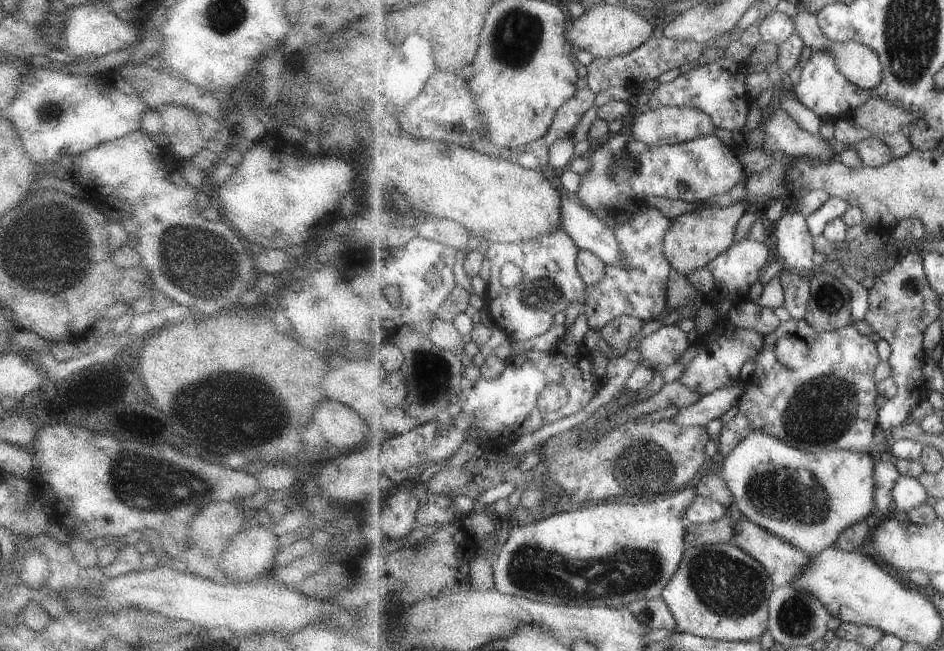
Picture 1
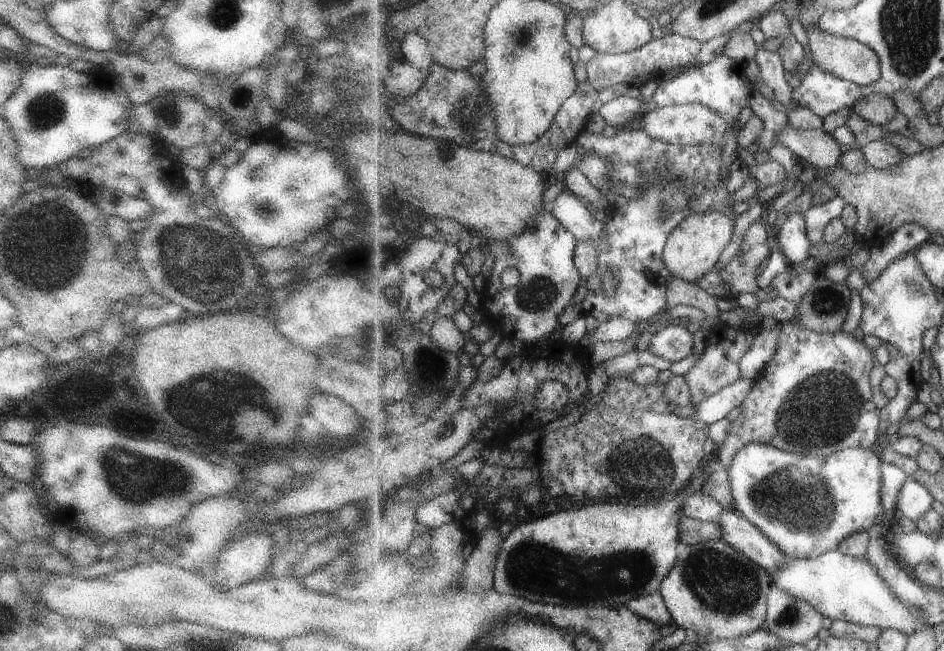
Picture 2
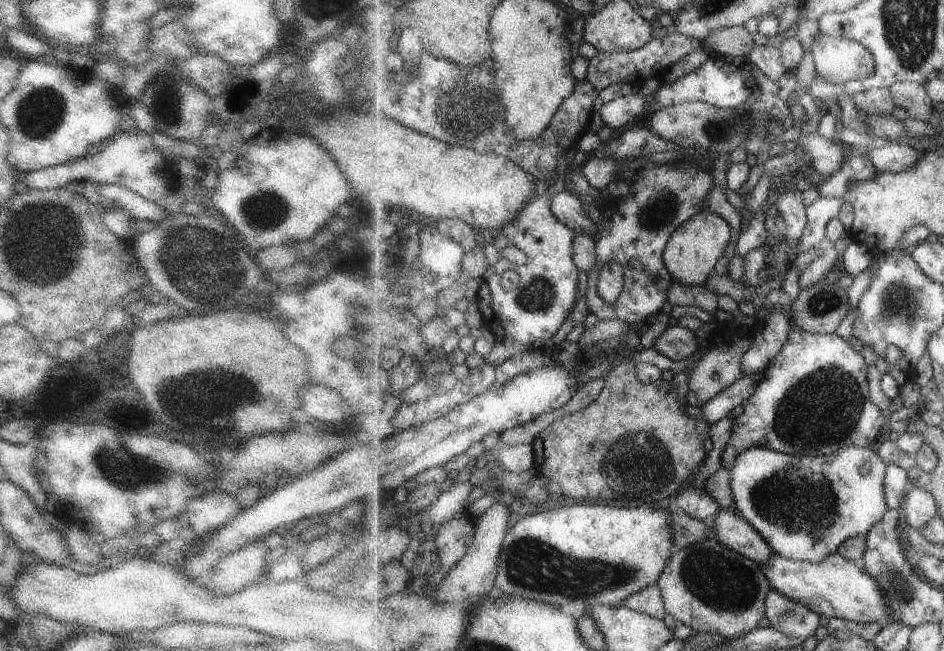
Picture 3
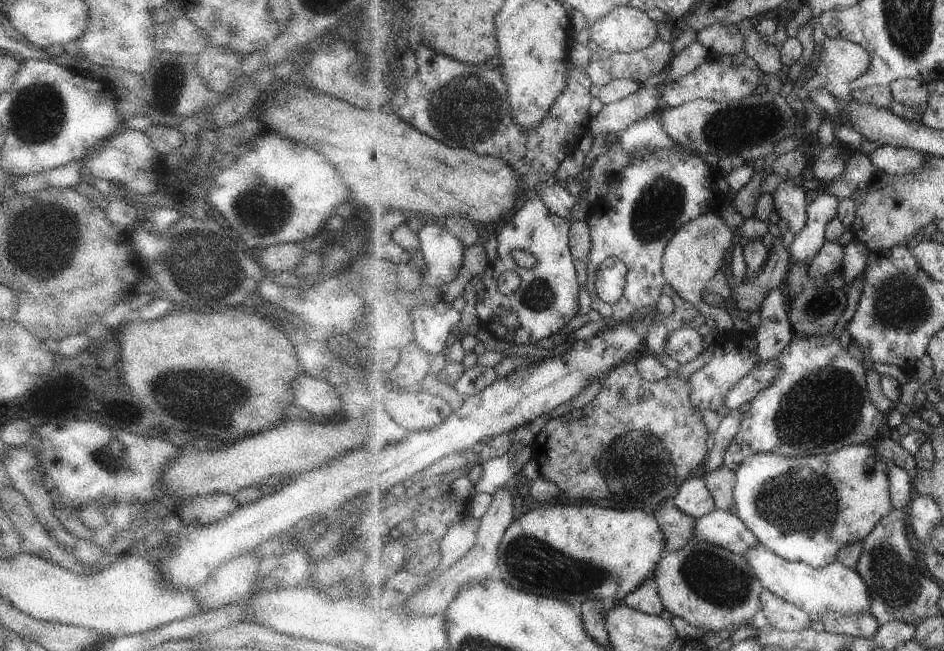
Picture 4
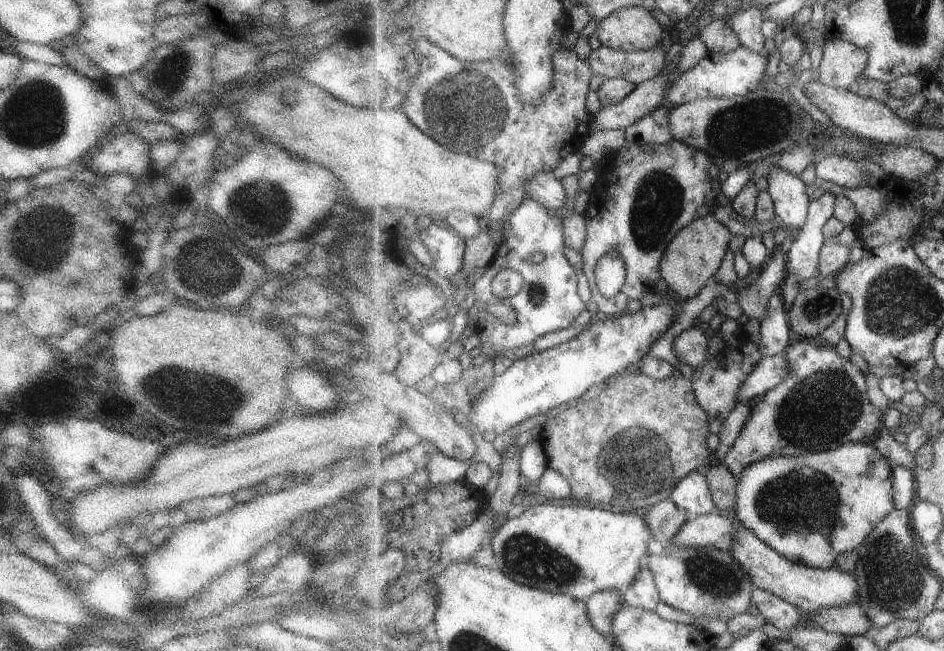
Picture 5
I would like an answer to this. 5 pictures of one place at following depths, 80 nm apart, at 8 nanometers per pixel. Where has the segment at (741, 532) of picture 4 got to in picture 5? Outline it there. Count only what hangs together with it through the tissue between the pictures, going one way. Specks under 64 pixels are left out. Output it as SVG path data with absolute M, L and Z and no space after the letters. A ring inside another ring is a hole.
M719 509L696 516L694 519L685 522L684 527L681 527L680 531L673 537L673 548L669 548L669 551L678 548L686 549L687 547L711 547L727 551L734 541L734 530L739 525L743 524L735 518L734 513L721 512Z

